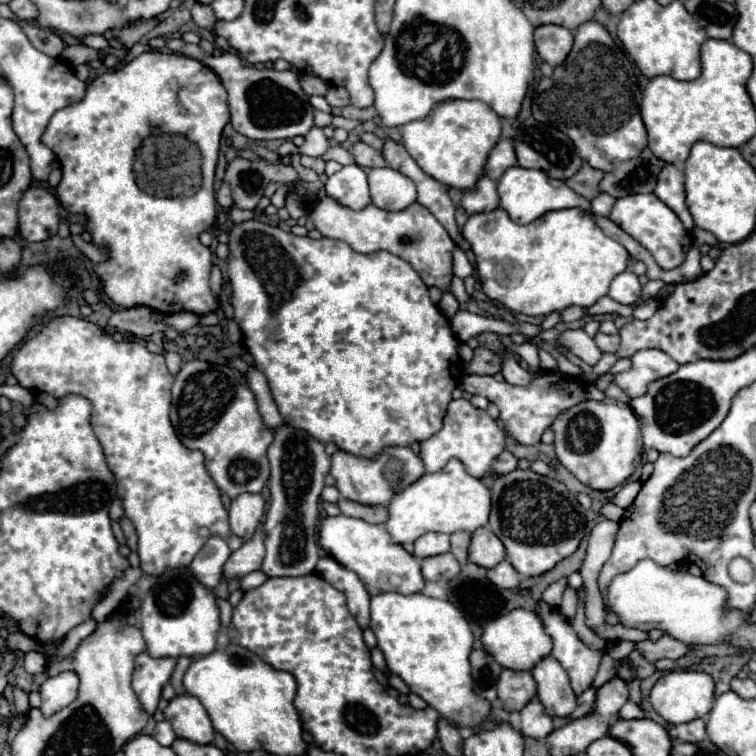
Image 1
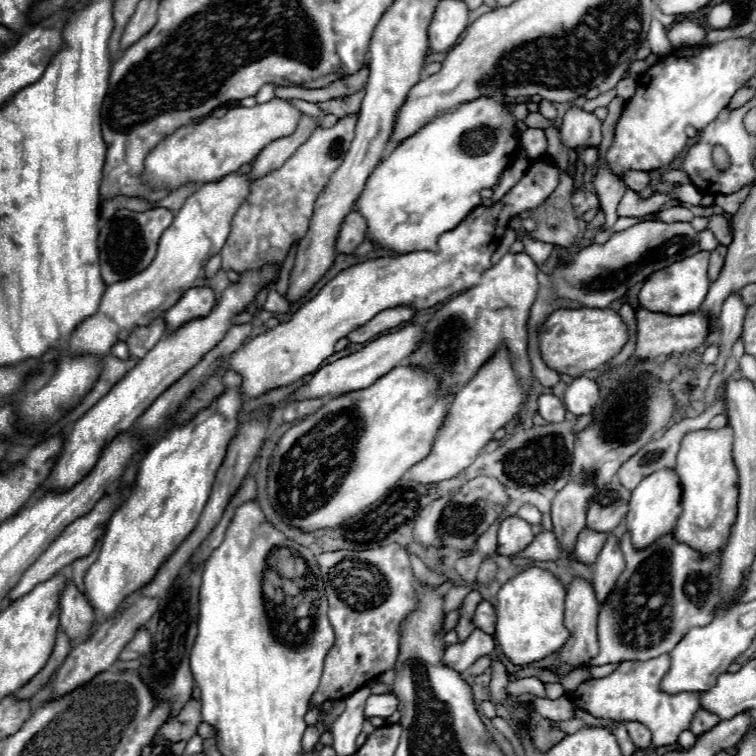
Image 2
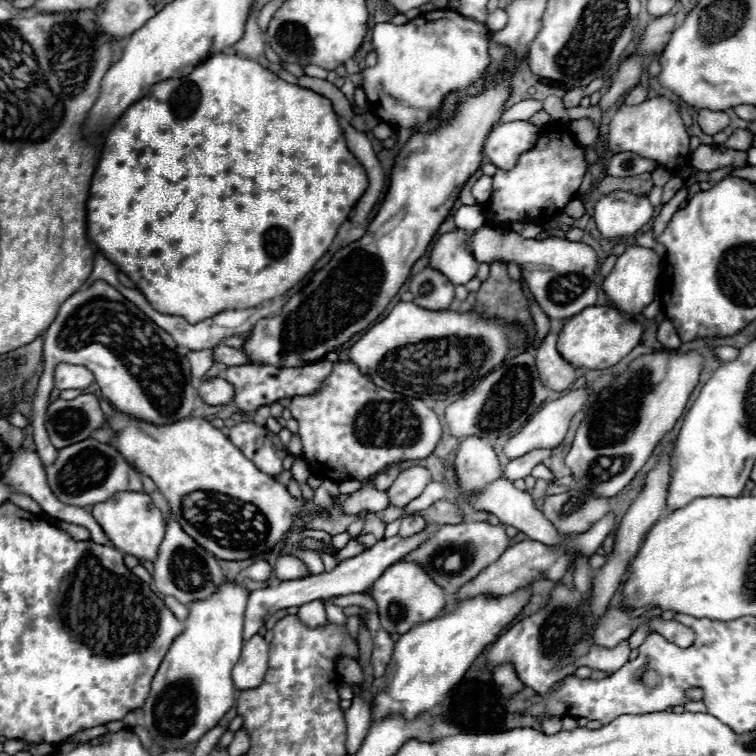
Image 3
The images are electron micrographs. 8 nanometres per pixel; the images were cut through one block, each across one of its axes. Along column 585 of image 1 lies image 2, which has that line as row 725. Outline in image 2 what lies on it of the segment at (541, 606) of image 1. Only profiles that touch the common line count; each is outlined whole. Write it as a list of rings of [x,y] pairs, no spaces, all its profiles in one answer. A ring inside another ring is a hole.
[[[662,654],[646,662],[622,662],[612,674],[580,684],[572,694],[568,694],[568,698],[570,702],[574,702],[576,708],[586,710],[596,718],[632,720],[644,724],[652,734],[652,748],[674,746],[678,742],[680,732],[690,730],[690,722],[698,710],[698,692],[682,692],[676,696],[662,694],[658,690],[658,684],[668,670],[668,654]]]

